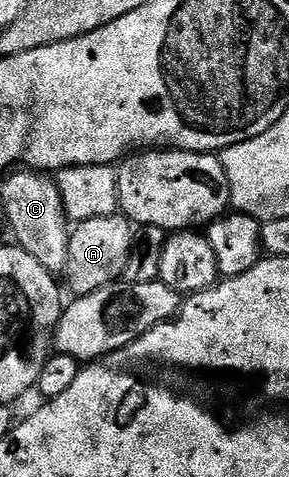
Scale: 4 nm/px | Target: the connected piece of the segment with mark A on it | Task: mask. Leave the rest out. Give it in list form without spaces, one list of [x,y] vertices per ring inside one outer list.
[[[120,212],[88,218],[72,227],[63,274],[64,277],[69,277],[69,286],[74,290],[74,295],[90,294],[99,288],[110,286],[124,275],[127,256],[133,243],[133,231],[129,219]]]

